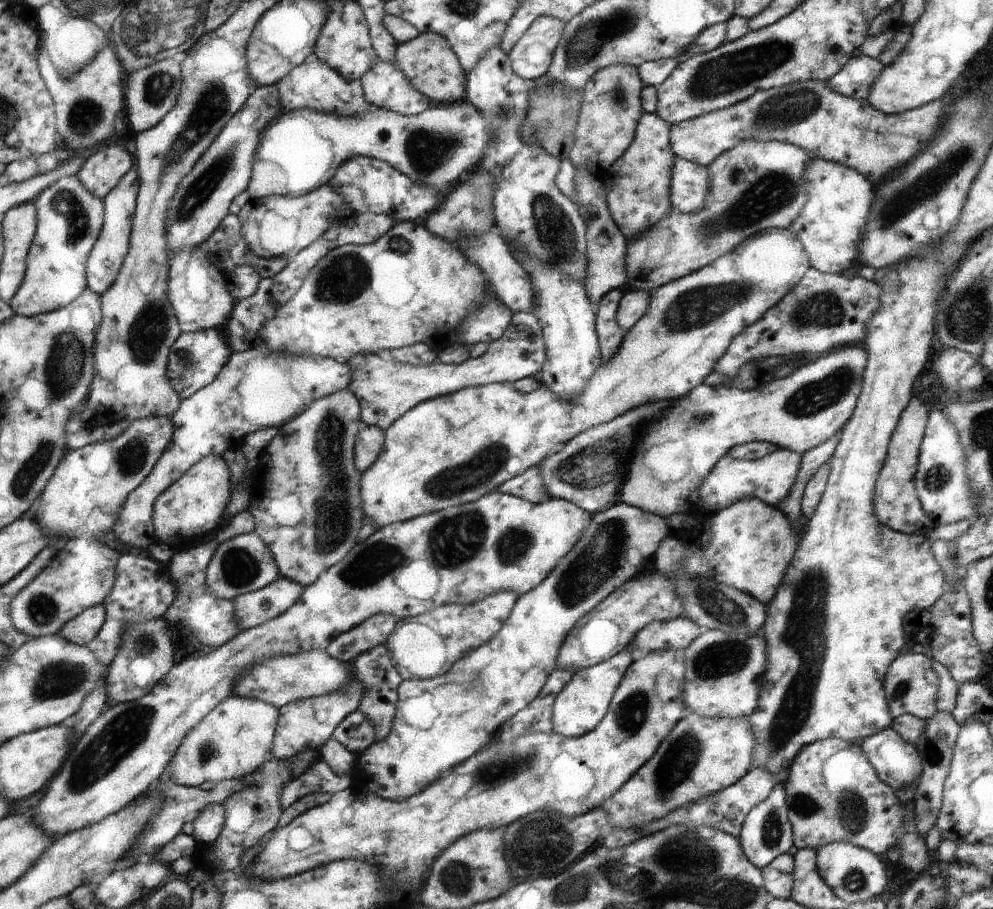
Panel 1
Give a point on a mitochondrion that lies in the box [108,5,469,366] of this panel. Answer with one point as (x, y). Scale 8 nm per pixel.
(212, 104)

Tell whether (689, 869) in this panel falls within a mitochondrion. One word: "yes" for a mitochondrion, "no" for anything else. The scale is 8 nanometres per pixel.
yes

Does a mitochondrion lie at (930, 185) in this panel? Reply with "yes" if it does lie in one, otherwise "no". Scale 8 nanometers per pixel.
yes

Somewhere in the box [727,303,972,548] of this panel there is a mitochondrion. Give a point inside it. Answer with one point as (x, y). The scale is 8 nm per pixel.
(811, 399)

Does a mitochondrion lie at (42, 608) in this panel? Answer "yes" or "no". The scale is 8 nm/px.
yes

